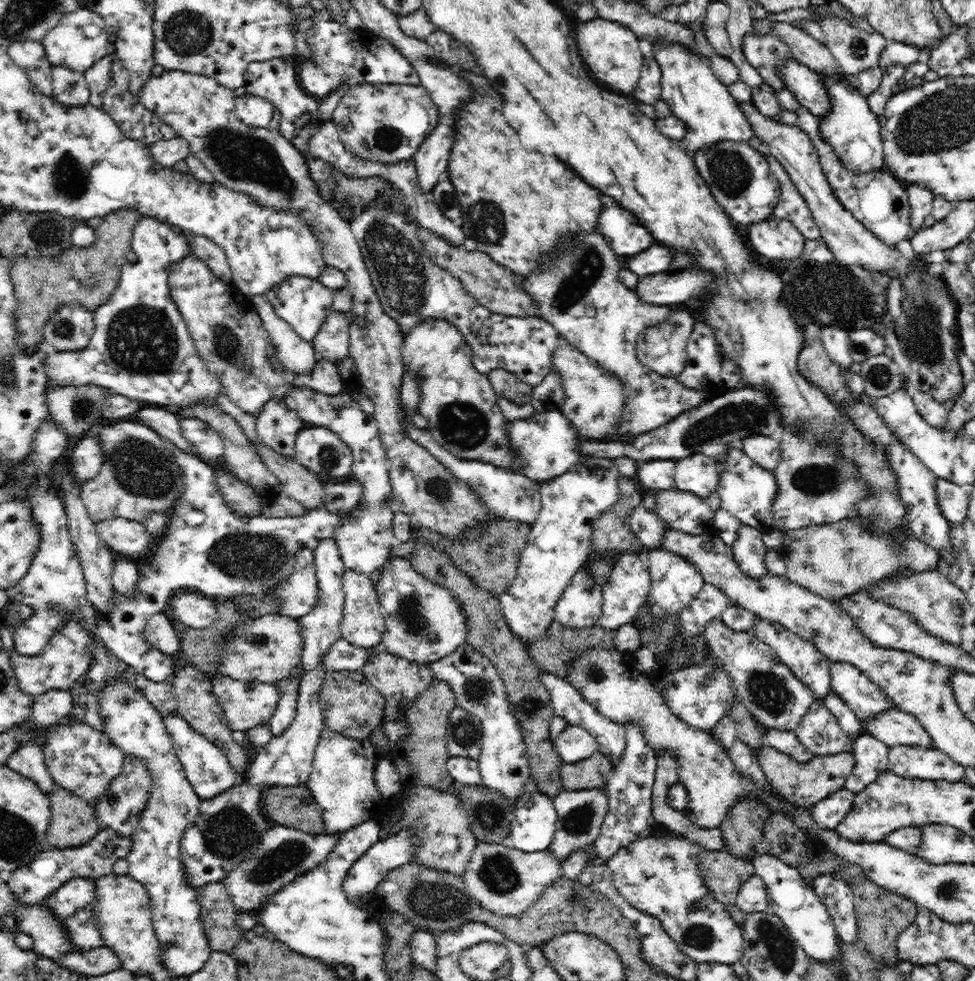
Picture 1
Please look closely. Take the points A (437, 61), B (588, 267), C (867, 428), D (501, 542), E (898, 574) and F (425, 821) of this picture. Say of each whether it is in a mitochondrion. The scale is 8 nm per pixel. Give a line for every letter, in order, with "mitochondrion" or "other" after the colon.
A: other
B: mitochondrion
C: other
D: mitochondrion
E: other
F: other

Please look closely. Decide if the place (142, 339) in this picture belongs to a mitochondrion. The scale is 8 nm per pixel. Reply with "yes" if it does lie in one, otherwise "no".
yes

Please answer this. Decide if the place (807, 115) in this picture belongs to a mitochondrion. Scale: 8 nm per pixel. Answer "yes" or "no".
no

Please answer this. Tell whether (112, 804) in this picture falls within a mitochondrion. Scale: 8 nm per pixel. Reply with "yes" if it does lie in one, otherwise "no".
yes

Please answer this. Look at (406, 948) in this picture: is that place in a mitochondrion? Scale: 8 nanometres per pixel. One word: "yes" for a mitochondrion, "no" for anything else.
no

